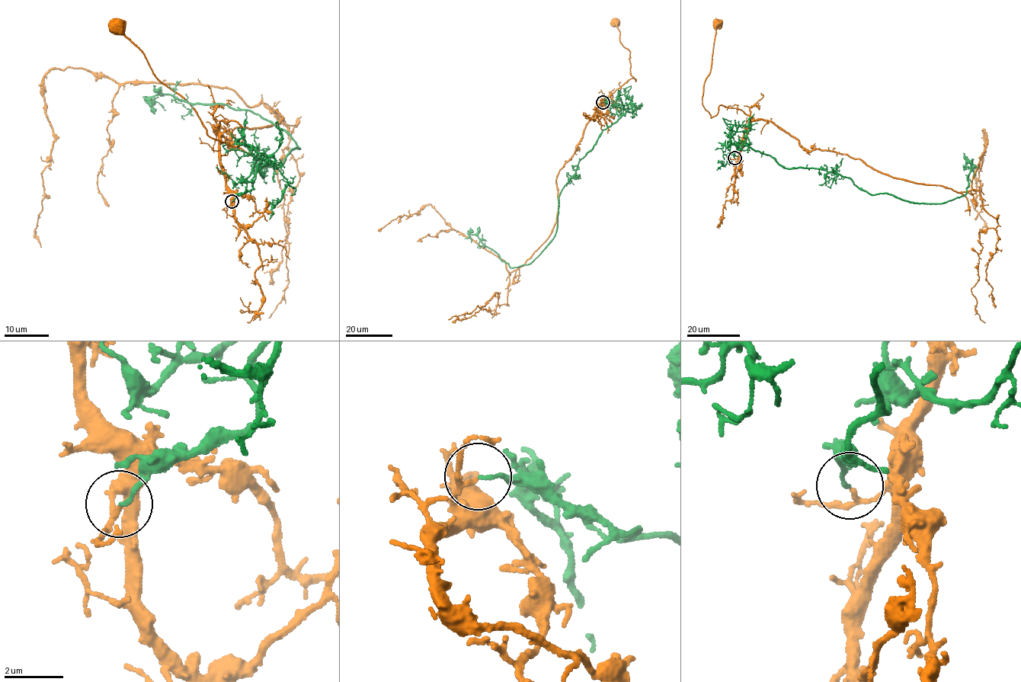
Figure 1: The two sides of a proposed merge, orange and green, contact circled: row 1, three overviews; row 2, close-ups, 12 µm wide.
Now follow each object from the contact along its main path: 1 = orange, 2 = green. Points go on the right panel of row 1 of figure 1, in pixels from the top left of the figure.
1: (734, 158), (738, 156), (750, 118), (740, 110), (721, 104), (711, 117), (702, 100), (712, 68), (718, 23)
2: (734, 158), (747, 144), (785, 168), (832, 171), (872, 194), (924, 203), (966, 193), (971, 161), (964, 170)

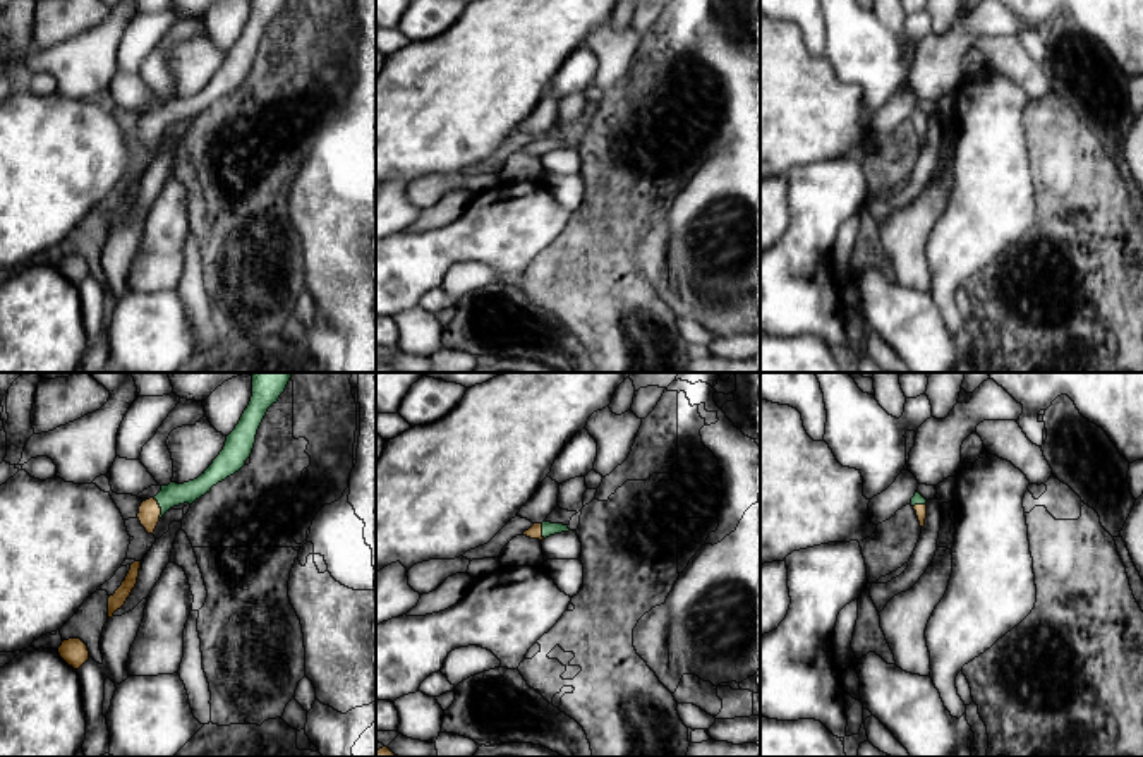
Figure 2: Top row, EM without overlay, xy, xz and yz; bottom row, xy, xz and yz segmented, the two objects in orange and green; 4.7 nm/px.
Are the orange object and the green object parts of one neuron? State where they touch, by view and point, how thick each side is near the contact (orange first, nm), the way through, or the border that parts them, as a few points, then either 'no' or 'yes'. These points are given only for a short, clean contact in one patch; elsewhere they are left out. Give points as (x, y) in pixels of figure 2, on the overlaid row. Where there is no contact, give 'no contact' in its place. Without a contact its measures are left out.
contact xy (160, 508); calibres 100 and 110 nm; border xy (153, 498), (160, 508), (160, 517); no

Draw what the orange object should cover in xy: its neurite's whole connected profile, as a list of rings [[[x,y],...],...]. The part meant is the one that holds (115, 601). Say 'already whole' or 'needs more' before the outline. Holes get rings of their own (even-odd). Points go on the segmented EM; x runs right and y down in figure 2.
already whole; [[[134,561],[122,585],[115,590],[113,596],[108,597],[108,618],[112,618],[113,613],[125,604],[127,597],[137,584],[139,568],[141,561]]]

